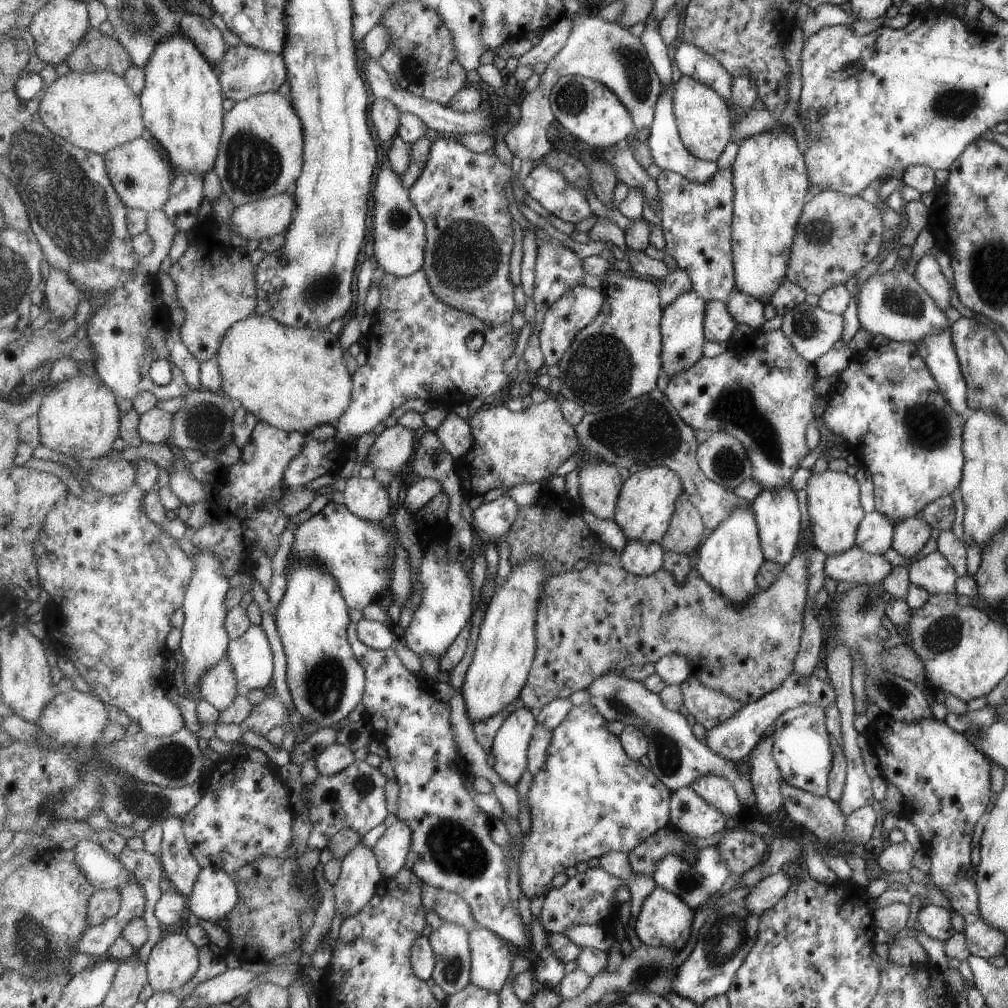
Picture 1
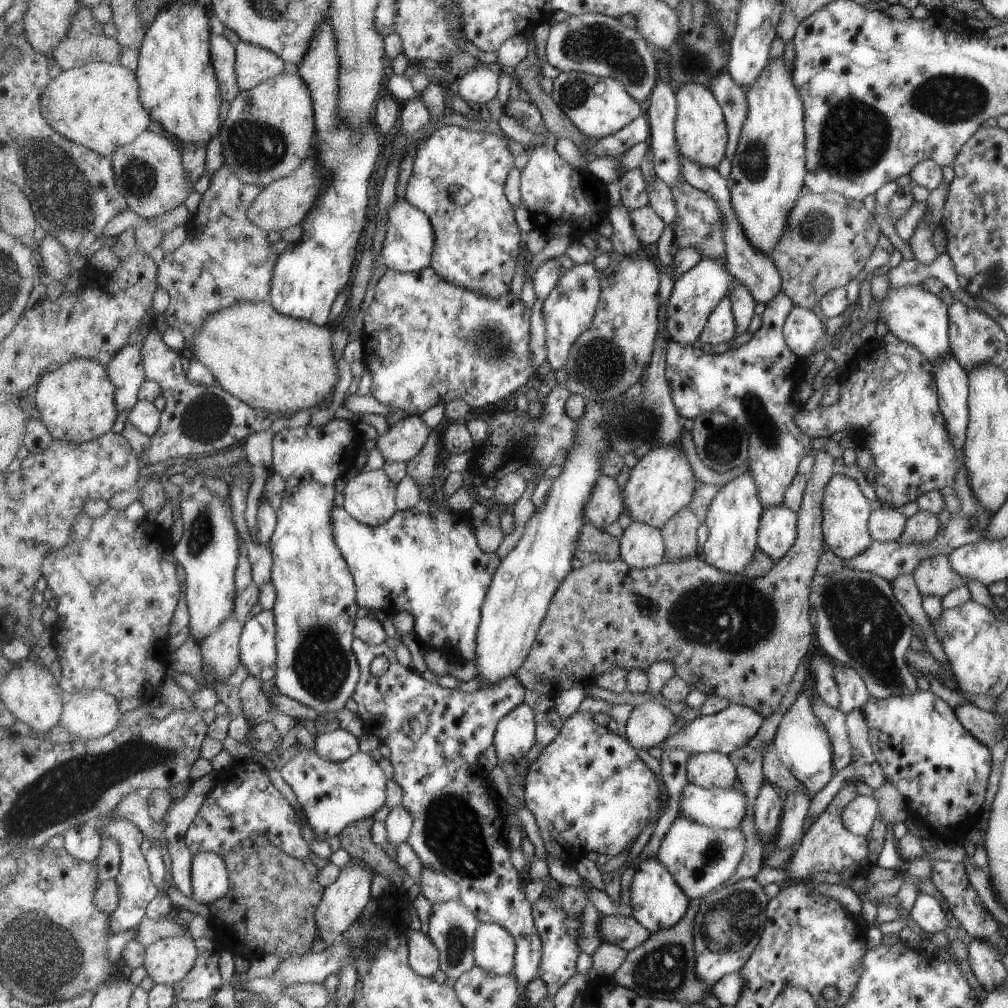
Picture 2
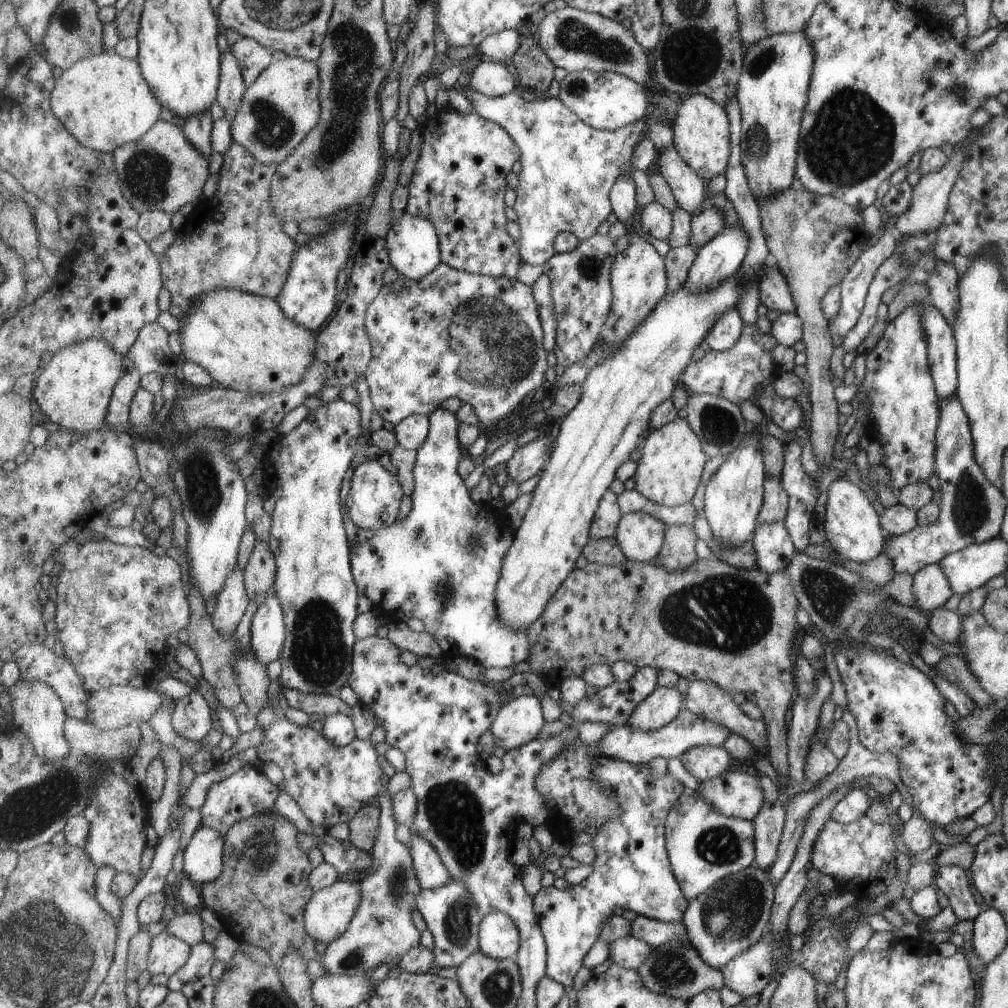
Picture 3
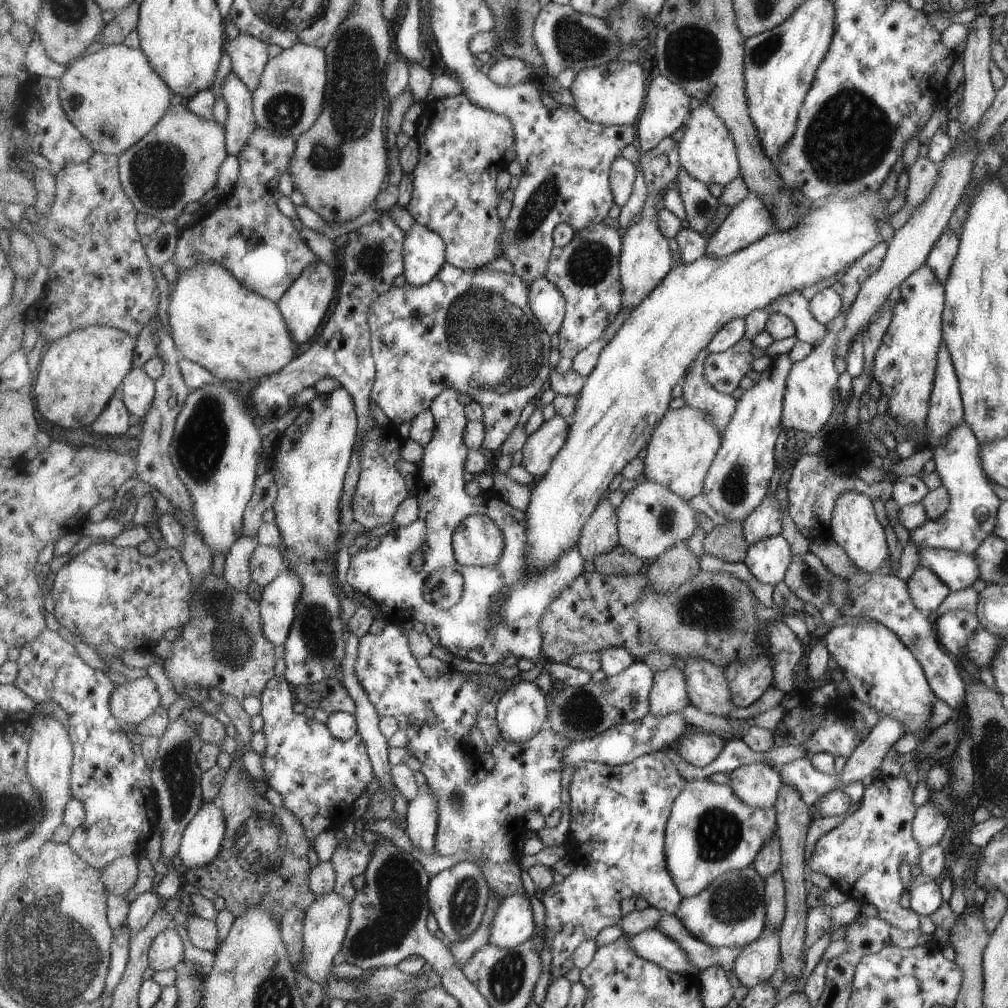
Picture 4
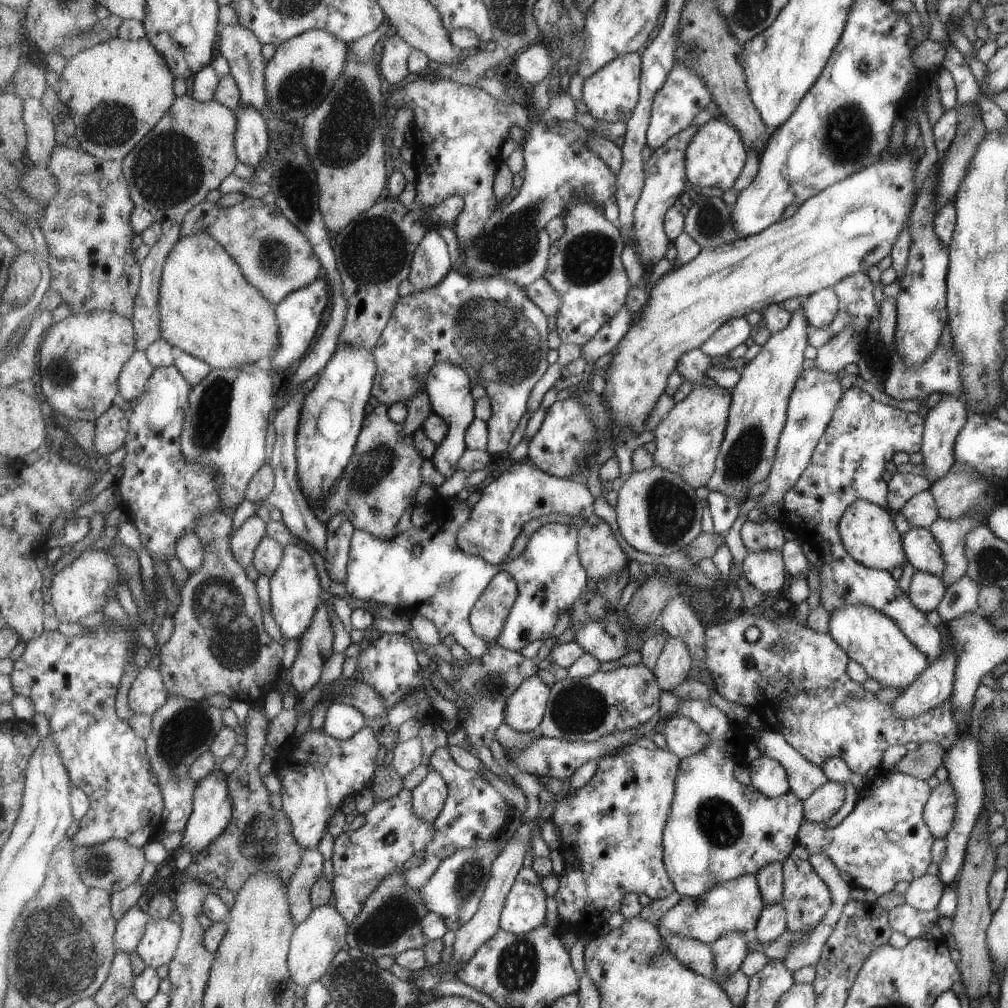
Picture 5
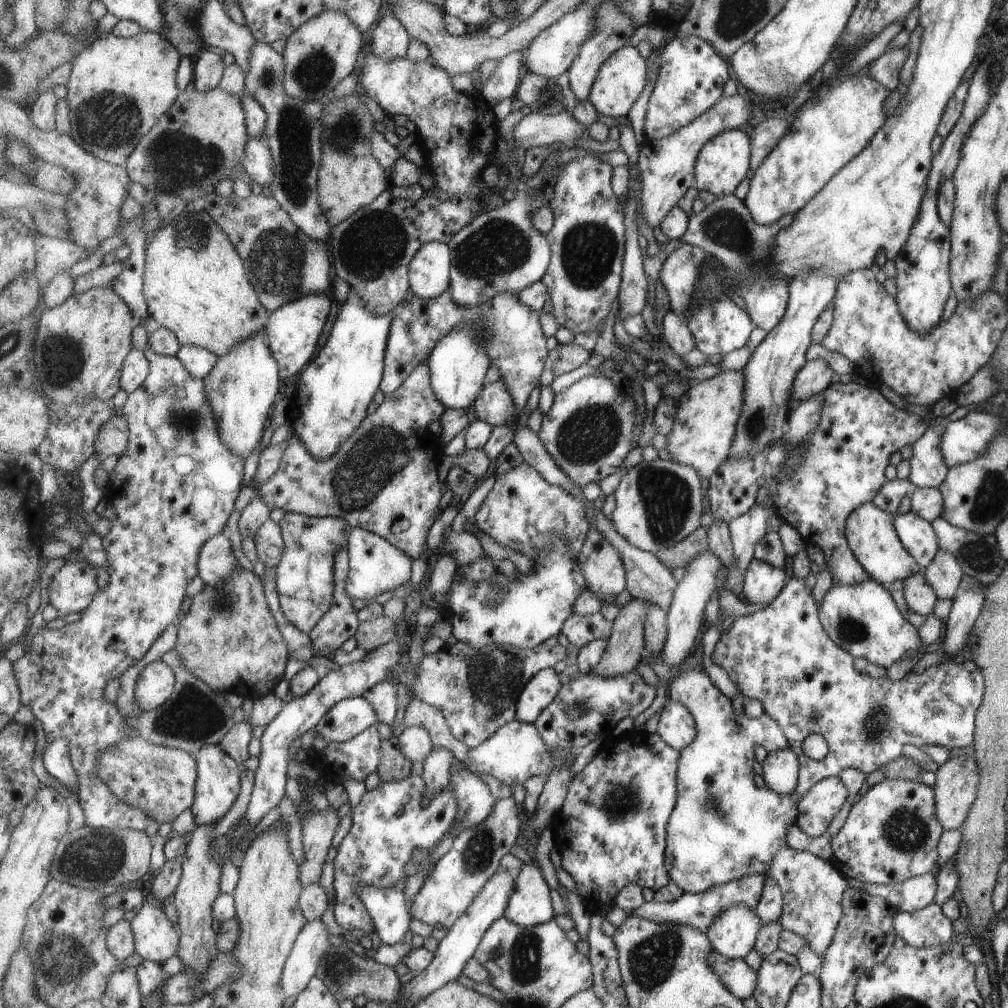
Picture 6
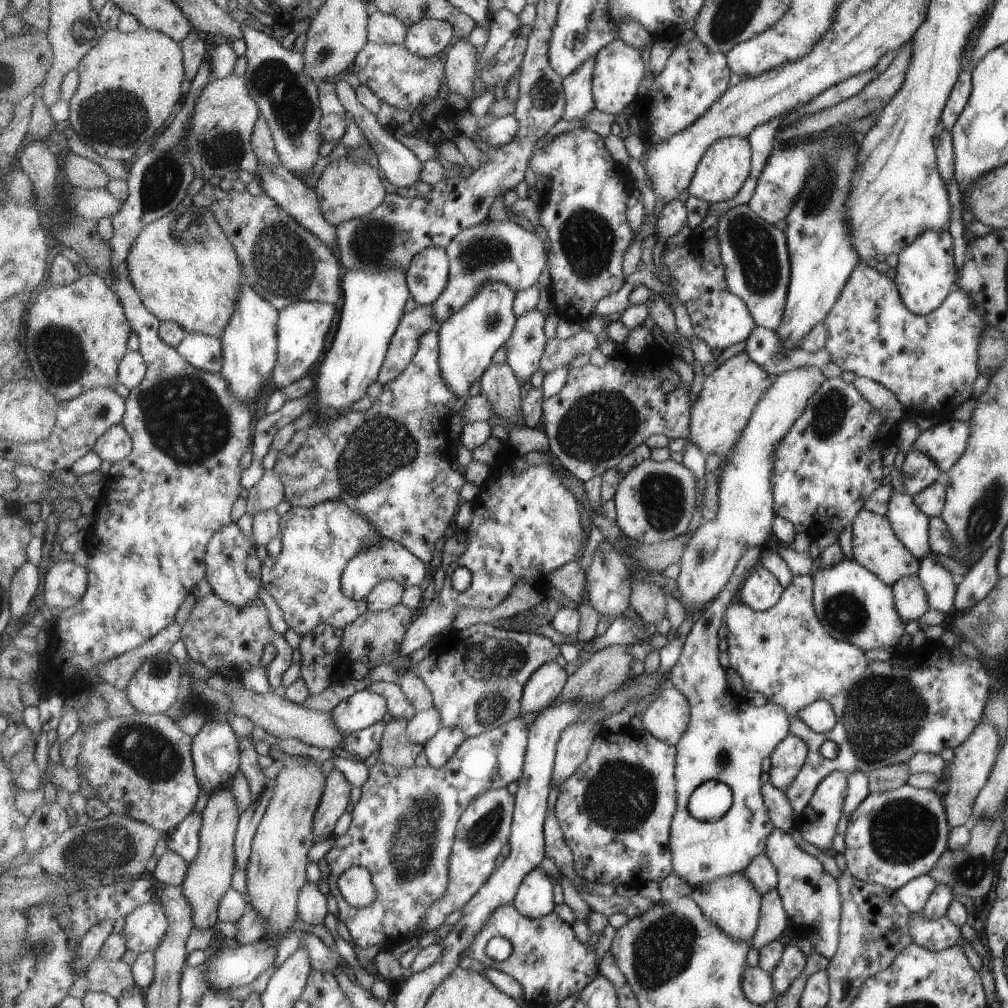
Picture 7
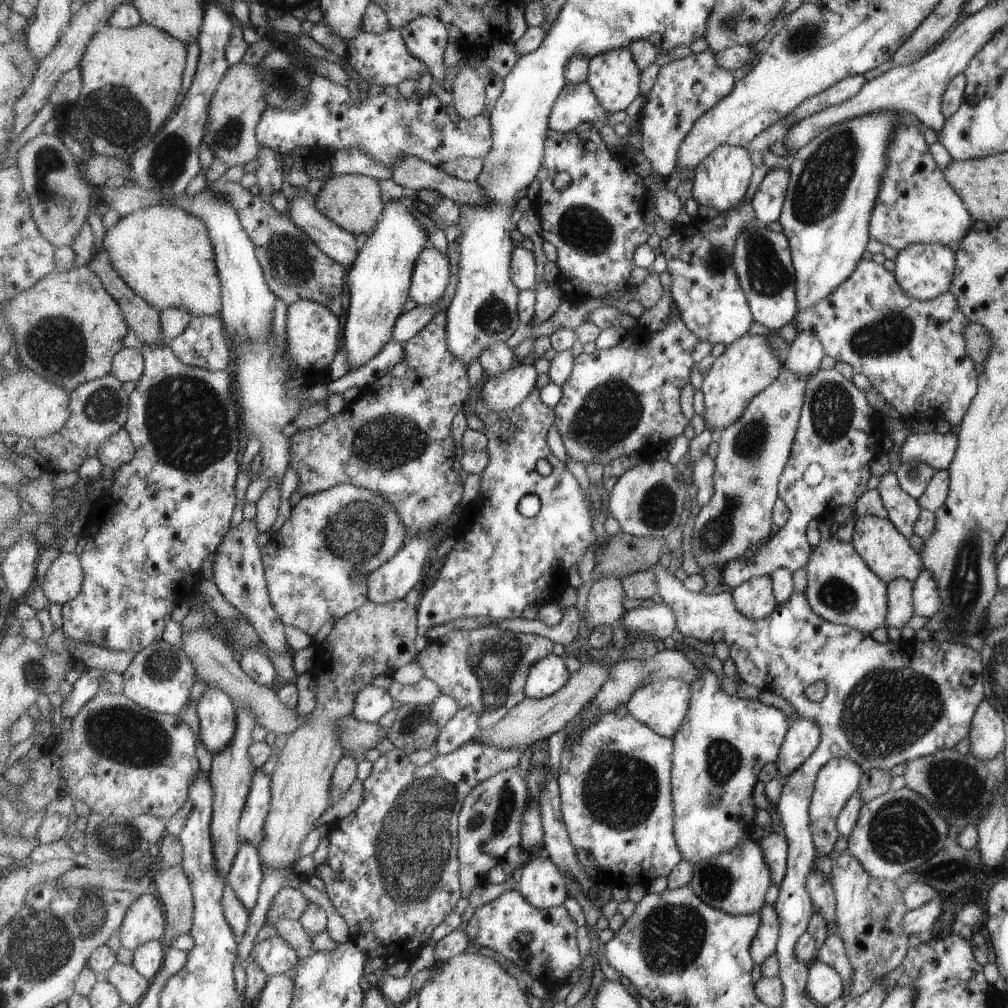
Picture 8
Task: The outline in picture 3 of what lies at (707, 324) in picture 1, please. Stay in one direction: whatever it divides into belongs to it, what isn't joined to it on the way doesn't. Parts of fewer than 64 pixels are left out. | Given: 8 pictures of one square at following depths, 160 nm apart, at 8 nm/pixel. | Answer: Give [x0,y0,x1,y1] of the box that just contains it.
[706,310,746,352]

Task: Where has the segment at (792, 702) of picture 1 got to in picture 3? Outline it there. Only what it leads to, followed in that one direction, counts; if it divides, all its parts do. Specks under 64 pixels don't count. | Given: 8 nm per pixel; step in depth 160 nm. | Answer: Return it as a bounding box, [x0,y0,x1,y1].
[597,708,731,763]

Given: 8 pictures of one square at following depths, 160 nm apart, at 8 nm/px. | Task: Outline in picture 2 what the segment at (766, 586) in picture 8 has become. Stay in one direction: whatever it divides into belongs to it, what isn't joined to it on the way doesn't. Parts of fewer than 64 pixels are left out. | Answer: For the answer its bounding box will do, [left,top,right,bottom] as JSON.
[758,505,798,562]

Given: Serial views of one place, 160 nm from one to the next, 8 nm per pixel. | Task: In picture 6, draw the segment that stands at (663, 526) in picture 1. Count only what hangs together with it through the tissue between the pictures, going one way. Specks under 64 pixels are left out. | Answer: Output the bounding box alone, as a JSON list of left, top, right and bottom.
[666,370,746,479]

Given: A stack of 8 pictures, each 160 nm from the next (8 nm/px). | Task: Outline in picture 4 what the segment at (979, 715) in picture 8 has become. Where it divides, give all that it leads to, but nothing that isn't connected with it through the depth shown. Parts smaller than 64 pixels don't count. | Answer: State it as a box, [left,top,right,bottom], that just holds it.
[914,800,949,850]

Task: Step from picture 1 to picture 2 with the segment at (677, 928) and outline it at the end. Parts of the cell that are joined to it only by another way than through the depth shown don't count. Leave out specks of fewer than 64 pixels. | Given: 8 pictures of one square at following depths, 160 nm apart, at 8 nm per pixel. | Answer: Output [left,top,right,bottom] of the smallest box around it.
[629,854,691,933]

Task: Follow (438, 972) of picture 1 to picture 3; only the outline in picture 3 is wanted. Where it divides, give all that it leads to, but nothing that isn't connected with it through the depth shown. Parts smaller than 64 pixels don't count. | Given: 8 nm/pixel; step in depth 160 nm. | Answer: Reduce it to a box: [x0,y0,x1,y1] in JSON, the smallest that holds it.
[417,878,485,968]

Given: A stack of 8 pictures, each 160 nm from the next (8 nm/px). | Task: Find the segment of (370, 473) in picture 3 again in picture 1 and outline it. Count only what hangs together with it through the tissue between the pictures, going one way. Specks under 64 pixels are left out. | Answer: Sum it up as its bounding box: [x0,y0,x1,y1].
[344,477,398,523]

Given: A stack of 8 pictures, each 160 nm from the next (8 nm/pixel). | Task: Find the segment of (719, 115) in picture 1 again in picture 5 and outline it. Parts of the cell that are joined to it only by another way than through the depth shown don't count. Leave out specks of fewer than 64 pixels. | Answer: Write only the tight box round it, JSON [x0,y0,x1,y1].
[687,118,749,192]

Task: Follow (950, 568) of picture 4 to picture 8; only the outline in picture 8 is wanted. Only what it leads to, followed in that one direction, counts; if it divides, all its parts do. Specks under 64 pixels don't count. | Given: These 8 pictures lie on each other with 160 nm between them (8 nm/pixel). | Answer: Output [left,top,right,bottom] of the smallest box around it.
[874,471,921,537]

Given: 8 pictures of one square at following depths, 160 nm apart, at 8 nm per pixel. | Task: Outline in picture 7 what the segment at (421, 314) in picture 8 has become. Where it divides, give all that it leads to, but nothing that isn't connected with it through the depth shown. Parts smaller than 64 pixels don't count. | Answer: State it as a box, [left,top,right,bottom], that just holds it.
[431,219,549,324]

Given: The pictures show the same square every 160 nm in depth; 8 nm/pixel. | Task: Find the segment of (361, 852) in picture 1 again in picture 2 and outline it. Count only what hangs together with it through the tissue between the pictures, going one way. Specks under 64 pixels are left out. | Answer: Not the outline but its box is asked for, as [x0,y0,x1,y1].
[315,866,374,946]

